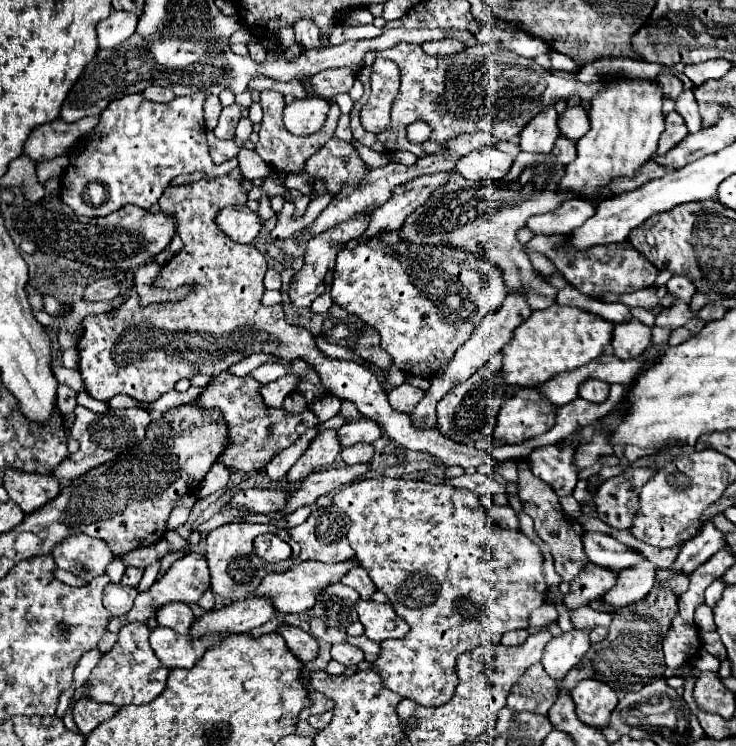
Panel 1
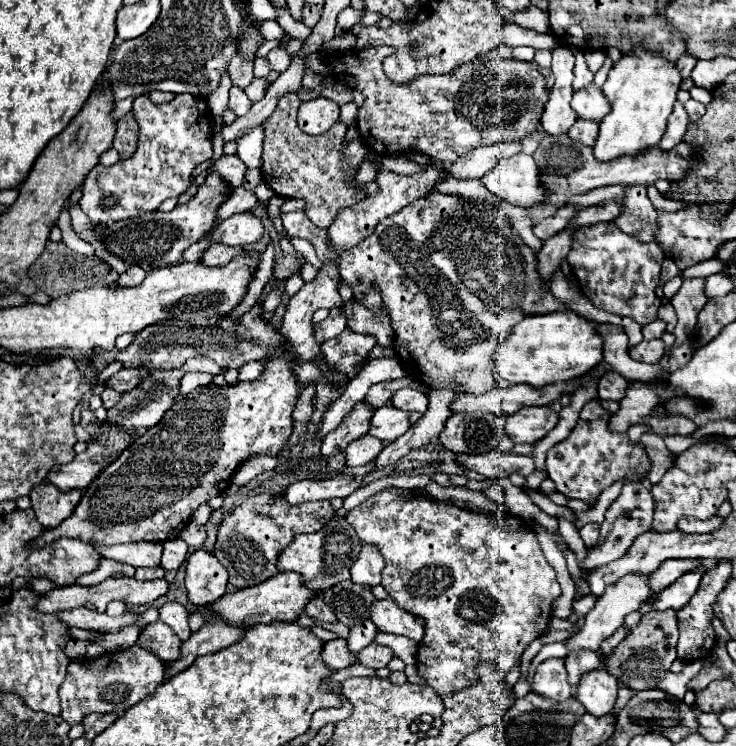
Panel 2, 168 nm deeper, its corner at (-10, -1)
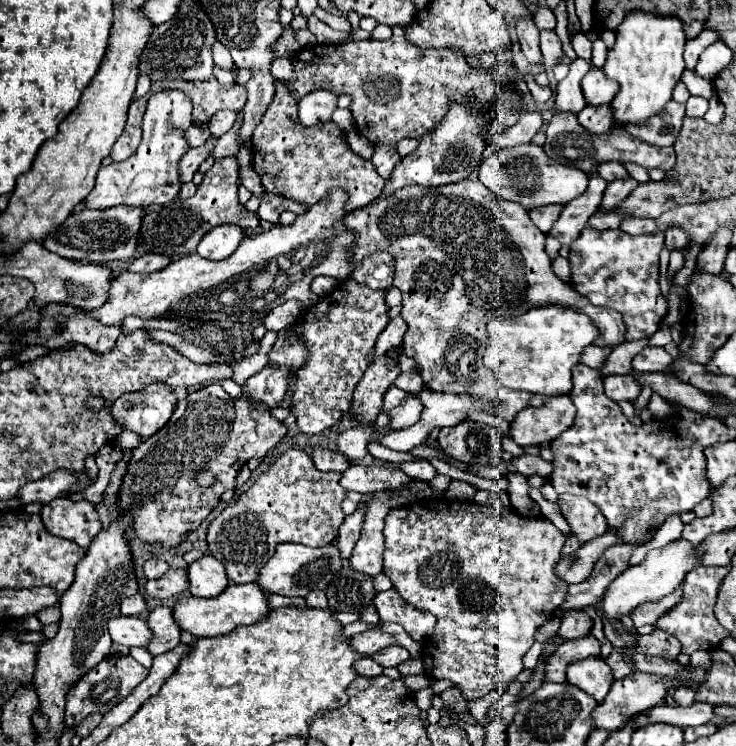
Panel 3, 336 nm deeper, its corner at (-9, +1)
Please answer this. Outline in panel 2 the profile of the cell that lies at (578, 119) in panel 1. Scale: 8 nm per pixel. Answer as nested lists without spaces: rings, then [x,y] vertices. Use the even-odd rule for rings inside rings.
[[[594,82],[580,88],[572,98],[572,108],[578,112],[580,118],[592,118],[602,120],[610,112],[608,100],[604,100],[602,88],[598,88]]]

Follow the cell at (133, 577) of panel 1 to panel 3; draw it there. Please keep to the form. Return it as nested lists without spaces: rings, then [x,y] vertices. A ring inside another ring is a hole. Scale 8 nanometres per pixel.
[[[151,558],[143,564],[143,572],[145,572],[145,578],[161,578],[165,572],[169,570],[167,562],[161,560],[161,558]]]

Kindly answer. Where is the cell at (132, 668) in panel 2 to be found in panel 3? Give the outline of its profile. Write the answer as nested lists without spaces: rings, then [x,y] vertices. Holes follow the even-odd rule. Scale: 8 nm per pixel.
[[[111,654],[107,658],[103,658],[93,670],[89,670],[87,674],[83,674],[67,692],[67,706],[65,706],[65,718],[63,724],[65,728],[77,728],[89,714],[93,712],[101,712],[107,714],[111,708],[115,708],[121,700],[125,700],[131,690],[149,674],[149,670],[145,666],[141,666],[137,660],[133,660],[131,656],[119,656],[119,654]]]

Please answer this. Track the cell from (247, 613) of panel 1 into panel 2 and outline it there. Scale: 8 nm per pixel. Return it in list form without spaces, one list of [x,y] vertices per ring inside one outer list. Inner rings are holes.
[[[220,620],[204,624],[198,632],[194,632],[186,642],[182,642],[180,660],[166,662],[168,664],[168,678],[176,676],[178,672],[186,670],[198,656],[214,654],[216,650],[230,646],[232,642],[240,640],[240,636],[246,632],[246,628],[220,624]]]

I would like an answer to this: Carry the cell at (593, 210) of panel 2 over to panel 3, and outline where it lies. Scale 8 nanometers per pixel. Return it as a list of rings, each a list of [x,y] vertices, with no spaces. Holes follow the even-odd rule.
[[[629,178],[629,180],[615,180],[607,186],[603,200],[599,204],[599,212],[611,212],[615,206],[619,206],[619,202],[623,202],[631,190],[637,188],[637,180]]]

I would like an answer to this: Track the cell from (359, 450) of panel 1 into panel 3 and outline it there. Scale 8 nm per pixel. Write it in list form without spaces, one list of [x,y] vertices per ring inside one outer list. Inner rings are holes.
[[[381,412],[375,426],[357,426],[357,428],[345,430],[337,440],[339,452],[347,456],[351,462],[359,462],[367,454],[367,444],[371,442],[373,434],[385,426],[387,426],[387,414]]]

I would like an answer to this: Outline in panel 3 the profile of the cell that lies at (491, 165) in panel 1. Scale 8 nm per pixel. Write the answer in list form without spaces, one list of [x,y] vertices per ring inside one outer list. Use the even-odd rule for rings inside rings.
[[[525,144],[525,146],[515,146],[511,150],[499,150],[493,156],[485,158],[479,166],[479,180],[499,198],[503,200],[513,200],[519,202],[525,210],[533,210],[545,204],[555,204],[555,202],[571,202],[573,198],[581,196],[587,190],[587,174],[575,168],[567,168],[561,164],[551,162],[541,146],[535,144]]]

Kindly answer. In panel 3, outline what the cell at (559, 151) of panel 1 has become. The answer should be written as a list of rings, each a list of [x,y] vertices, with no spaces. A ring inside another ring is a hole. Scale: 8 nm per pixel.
[[[585,106],[577,114],[577,120],[591,134],[607,134],[611,130],[611,118],[607,118],[607,110],[611,108],[609,106]]]

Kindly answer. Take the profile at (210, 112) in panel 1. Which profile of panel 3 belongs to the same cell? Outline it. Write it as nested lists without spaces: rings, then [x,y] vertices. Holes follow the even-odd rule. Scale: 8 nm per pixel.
[[[215,42],[215,46],[213,46],[213,60],[215,60],[215,64],[217,64],[221,70],[227,70],[227,72],[231,72],[231,68],[235,66],[235,64],[231,64],[231,54],[229,54],[229,50],[227,50],[223,44],[219,44],[219,42]]]

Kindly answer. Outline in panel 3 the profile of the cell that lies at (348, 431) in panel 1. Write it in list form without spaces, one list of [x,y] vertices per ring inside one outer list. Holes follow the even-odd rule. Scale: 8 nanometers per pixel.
[[[411,394],[407,398],[407,402],[399,404],[397,408],[389,410],[387,416],[389,416],[389,430],[403,430],[403,428],[409,428],[413,426],[415,422],[419,422],[419,414],[421,414],[421,402],[415,394]]]

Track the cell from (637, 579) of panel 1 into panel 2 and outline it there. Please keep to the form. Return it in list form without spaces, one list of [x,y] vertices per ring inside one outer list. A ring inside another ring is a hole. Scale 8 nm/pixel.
[[[696,558],[696,560],[666,560],[656,572],[650,574],[650,588],[654,592],[664,590],[666,586],[674,584],[674,580],[678,580],[682,574],[692,572],[692,570],[712,570],[716,568],[720,560],[712,560],[712,558]]]

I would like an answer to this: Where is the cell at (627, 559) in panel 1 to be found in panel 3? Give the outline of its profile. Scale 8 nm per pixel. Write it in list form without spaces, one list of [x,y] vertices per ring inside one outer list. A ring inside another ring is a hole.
[[[561,494],[557,500],[565,520],[571,526],[573,536],[579,542],[589,542],[591,538],[597,538],[599,534],[607,532],[607,520],[603,518],[601,510],[595,504],[587,502],[587,498]]]

